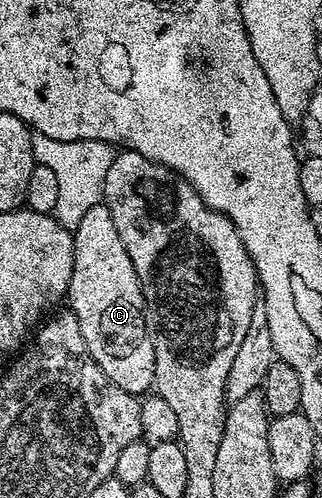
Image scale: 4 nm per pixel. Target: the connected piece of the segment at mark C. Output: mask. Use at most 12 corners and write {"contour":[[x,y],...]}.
{"contour":[[101,201],[72,232],[67,306],[126,393],[153,390],[134,261]]}

